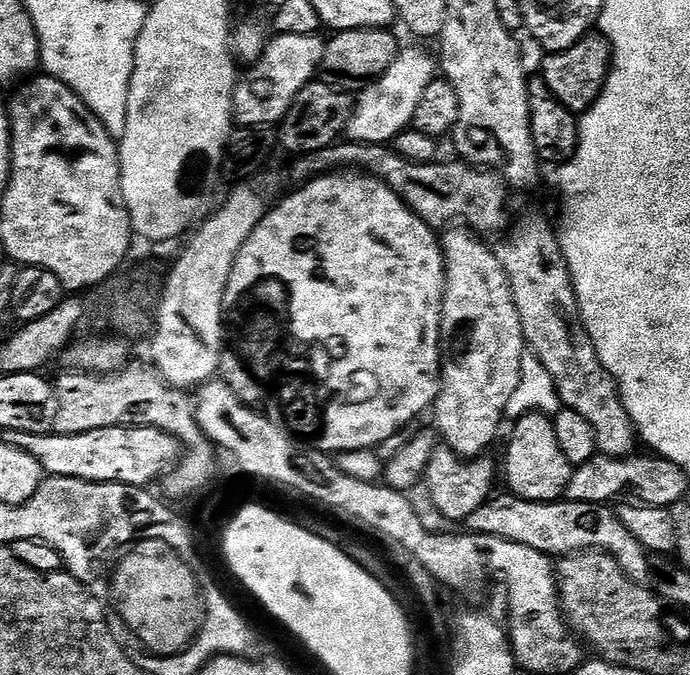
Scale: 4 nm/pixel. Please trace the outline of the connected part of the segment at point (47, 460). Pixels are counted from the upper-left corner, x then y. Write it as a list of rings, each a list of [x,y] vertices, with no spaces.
[[[120,425],[118,427],[102,427],[98,430],[83,432],[82,435],[62,435],[55,433],[28,433],[7,431],[5,443],[26,449],[37,458],[47,475],[62,477],[78,477],[80,480],[98,481],[100,483],[126,484],[132,487],[148,486],[152,480],[157,480],[179,460],[181,454],[180,441],[160,428],[148,425]]]

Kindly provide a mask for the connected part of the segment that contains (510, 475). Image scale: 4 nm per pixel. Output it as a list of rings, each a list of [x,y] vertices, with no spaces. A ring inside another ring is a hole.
[[[528,412],[521,420],[511,425],[512,437],[502,460],[502,480],[508,483],[511,495],[530,502],[550,502],[559,500],[570,486],[574,466],[566,462],[566,454],[558,447],[558,437],[554,434],[552,417],[541,412]]]

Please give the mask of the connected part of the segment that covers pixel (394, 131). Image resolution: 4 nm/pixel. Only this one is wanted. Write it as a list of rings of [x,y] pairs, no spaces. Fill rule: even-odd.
[[[405,47],[394,62],[390,62],[390,70],[359,93],[360,100],[358,96],[348,120],[347,139],[358,144],[388,144],[395,141],[411,125],[414,110],[418,110],[418,101],[437,72],[438,64],[433,53],[431,56],[420,48]]]

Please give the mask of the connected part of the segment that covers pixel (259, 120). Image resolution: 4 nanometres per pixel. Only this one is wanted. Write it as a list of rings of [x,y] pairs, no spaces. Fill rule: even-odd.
[[[276,34],[264,46],[264,52],[255,64],[236,81],[234,94],[234,120],[237,125],[253,130],[263,129],[264,124],[279,125],[290,110],[294,98],[307,84],[313,83],[315,74],[324,63],[325,41],[319,35]]]

